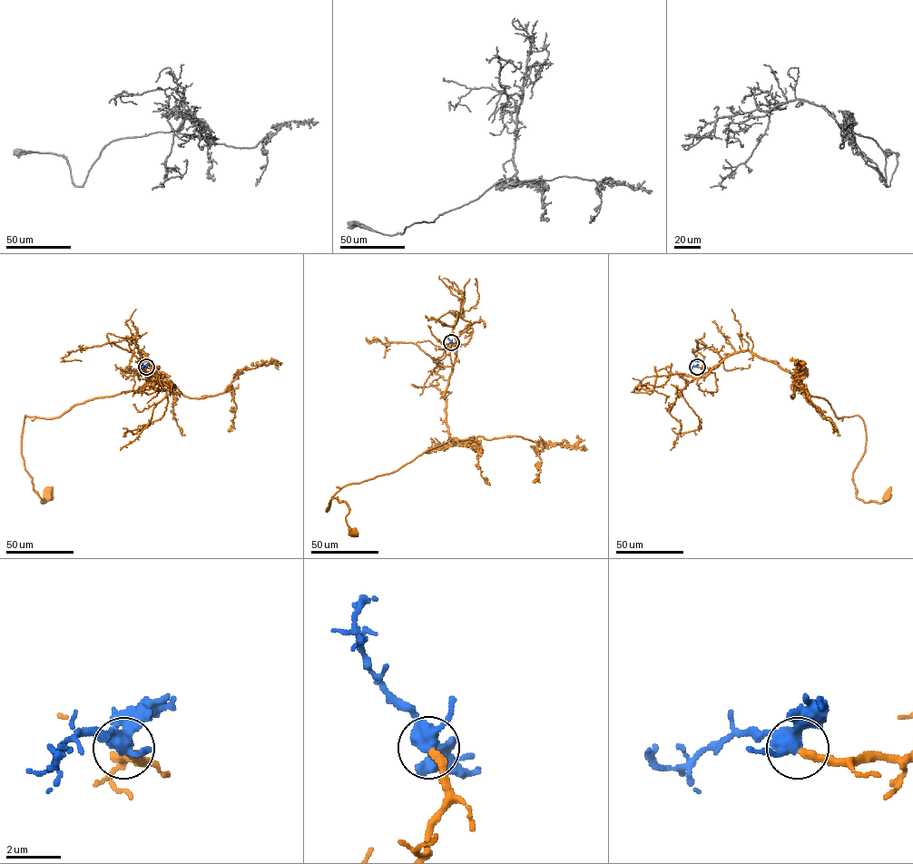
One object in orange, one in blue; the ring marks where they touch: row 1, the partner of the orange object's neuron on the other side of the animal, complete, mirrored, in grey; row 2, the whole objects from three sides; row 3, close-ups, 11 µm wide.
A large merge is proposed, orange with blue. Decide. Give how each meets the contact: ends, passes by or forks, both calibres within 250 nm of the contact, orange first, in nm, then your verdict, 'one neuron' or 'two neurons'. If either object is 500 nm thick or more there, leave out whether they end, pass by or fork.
orange ends; blue forks; calibres 280 and 400 nm; one neuron

